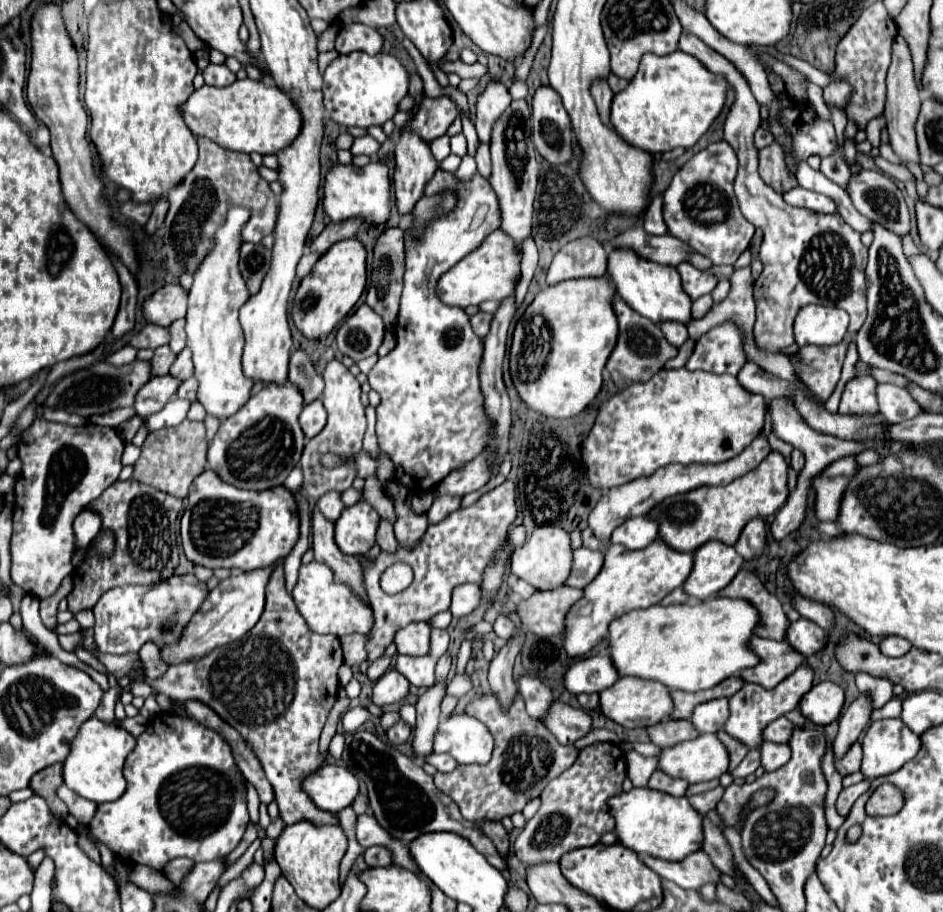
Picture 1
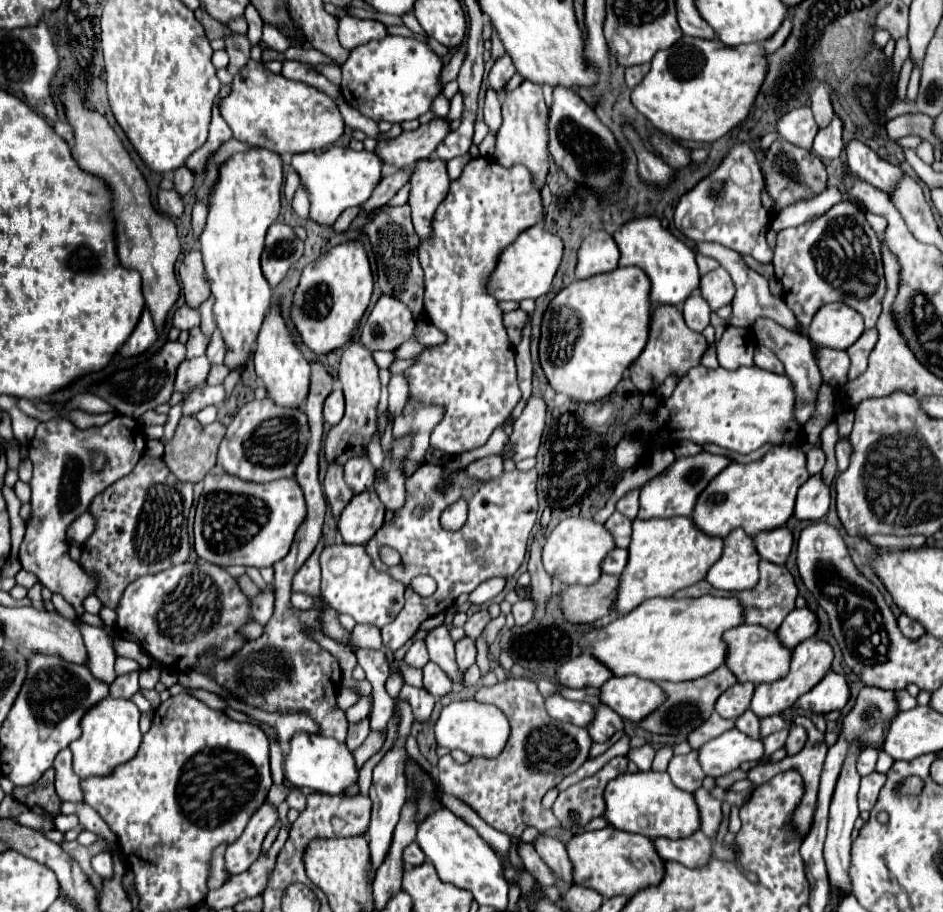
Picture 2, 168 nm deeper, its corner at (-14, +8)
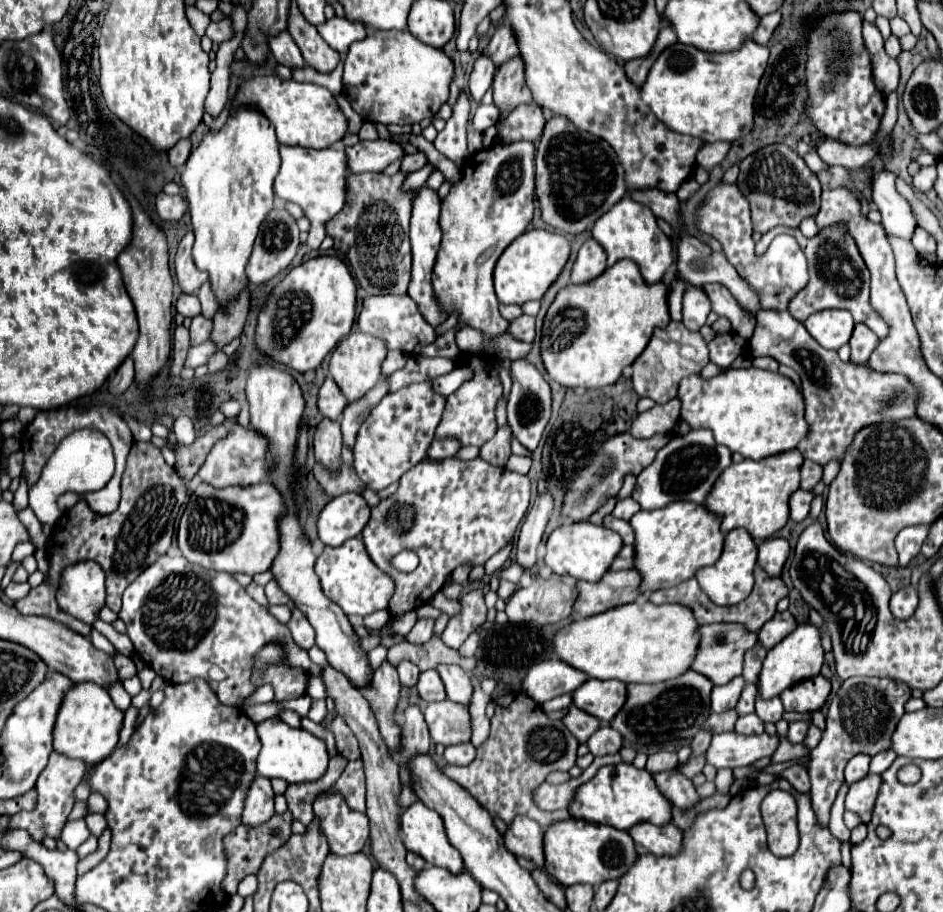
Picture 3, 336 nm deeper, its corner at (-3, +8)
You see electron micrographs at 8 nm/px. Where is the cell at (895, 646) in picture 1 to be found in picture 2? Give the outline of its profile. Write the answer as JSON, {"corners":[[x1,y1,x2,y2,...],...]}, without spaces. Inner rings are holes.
{"corners":[[900,615,898,617,898,627,900,627,900,631,906,635,906,637,910,637,910,639,918,639,918,637,922,637,924,635,924,627,918,623,918,621,912,621,908,615]]}

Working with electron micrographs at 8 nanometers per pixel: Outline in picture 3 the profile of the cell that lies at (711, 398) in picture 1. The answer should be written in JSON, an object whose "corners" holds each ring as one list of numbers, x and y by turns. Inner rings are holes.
{"corners":[[729,369,711,379,689,375,681,381,677,399,681,401,681,419,691,429,713,431,719,445,749,459,763,459,795,449,809,435,799,389,791,379,765,369]]}

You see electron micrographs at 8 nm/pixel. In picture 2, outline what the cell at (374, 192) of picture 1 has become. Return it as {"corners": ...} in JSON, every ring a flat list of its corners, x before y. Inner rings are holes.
{"corners":[[338,145,322,153,298,153,292,157,292,167,308,193,310,217,322,227,332,227,344,209,366,203,382,177,382,161,374,153,342,149]]}

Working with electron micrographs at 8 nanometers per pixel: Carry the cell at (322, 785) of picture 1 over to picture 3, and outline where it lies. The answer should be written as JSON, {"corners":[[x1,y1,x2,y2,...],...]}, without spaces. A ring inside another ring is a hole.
{"corners":[[279,717,267,719,257,725,261,739,261,753,257,759,257,771,267,779,285,779,287,783,313,783,319,781,329,765,327,743,305,729,295,729,283,723]]}

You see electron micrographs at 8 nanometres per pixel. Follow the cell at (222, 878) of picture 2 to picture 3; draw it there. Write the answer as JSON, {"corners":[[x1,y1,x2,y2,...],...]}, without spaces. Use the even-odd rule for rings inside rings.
{"corners":[[289,811,285,815,273,815,269,819,269,823,263,823,255,829,249,829,245,825,239,825,233,833,223,837,223,847,225,847,225,857,227,857,227,875,223,879,223,889,229,891,229,895,235,895,237,891,237,883,249,875,249,873,257,873,265,855,273,853,277,847,281,847,281,839,289,839,291,835,291,821,293,817,289,815]]}

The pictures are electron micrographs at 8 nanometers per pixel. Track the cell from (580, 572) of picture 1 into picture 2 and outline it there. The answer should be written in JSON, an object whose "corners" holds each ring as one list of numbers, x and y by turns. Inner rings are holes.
{"corners":[[614,549,602,563,602,571,610,575,620,575,628,563,628,549]]}

